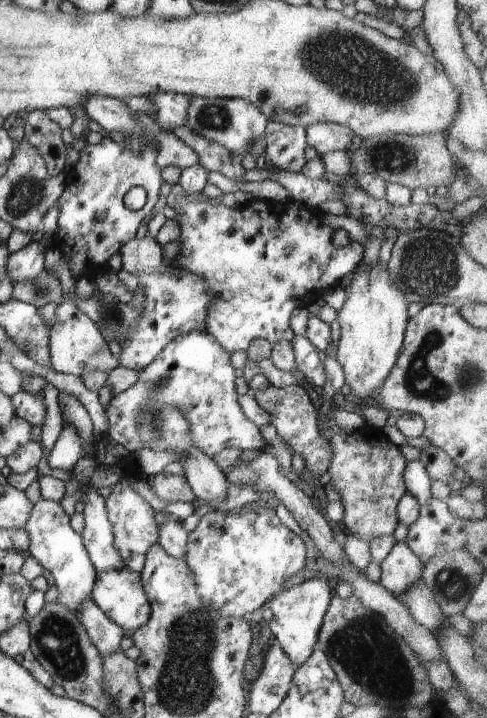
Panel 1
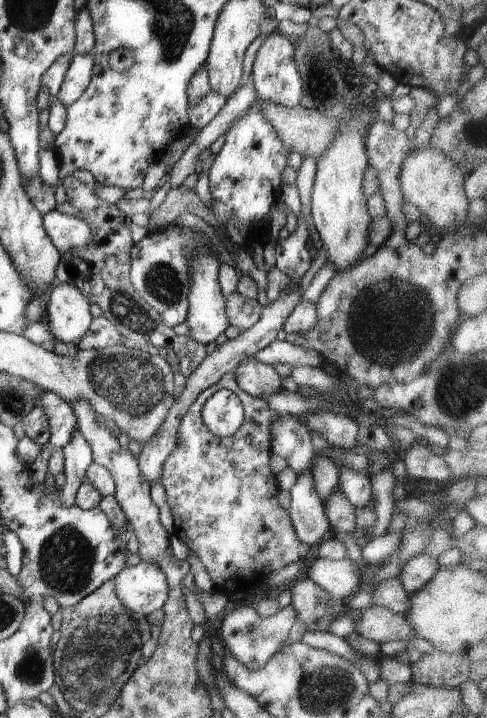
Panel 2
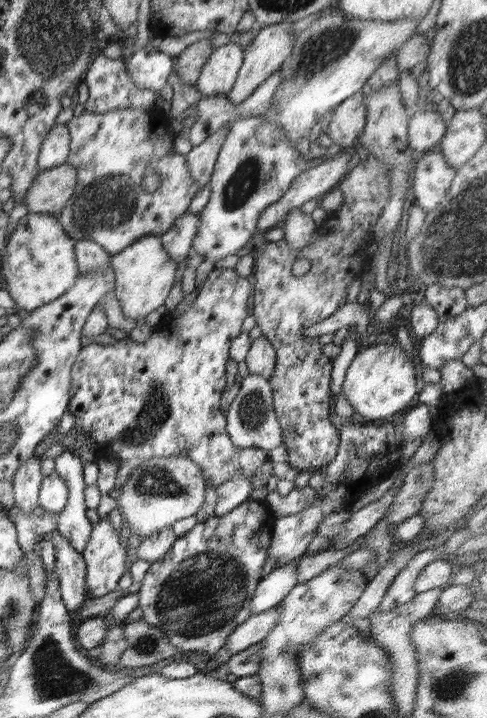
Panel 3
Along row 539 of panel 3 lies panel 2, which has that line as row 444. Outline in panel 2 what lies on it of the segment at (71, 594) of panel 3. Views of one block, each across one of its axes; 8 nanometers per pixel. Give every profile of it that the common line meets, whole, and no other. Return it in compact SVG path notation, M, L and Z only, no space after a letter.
M37 389L36 405L40 406L49 420L50 440L54 449L61 449L70 442L74 428L77 427L77 418L68 403L57 394Z

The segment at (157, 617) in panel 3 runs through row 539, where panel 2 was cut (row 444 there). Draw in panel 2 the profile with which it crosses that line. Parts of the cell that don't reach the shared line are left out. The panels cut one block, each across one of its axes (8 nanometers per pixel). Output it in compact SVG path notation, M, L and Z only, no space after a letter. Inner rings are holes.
M234 368L226 376L222 376L214 386L200 392L194 404L188 408L188 412L185 412L177 430L177 447L166 458L162 468L159 482L163 484L168 508L172 510L173 534L200 558L216 591L231 594L234 590L240 590L241 586L252 587L262 582L272 572L292 562L304 561L310 552L310 546L297 537L289 512L278 503L279 489L270 464L272 454L269 427L275 414L268 406L266 399L250 396L247 392L240 390L236 382L236 368ZM220 389L234 392L243 404L244 422L238 428L238 432L232 436L220 437L212 434L202 420L203 404L210 395Z

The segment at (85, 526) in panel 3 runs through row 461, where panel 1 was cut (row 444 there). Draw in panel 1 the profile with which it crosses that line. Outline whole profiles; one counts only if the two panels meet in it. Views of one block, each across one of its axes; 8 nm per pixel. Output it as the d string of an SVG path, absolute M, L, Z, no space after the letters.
M62 418L62 431L48 456L50 468L72 472L78 459L86 455L82 449L82 442L76 428L66 418Z

